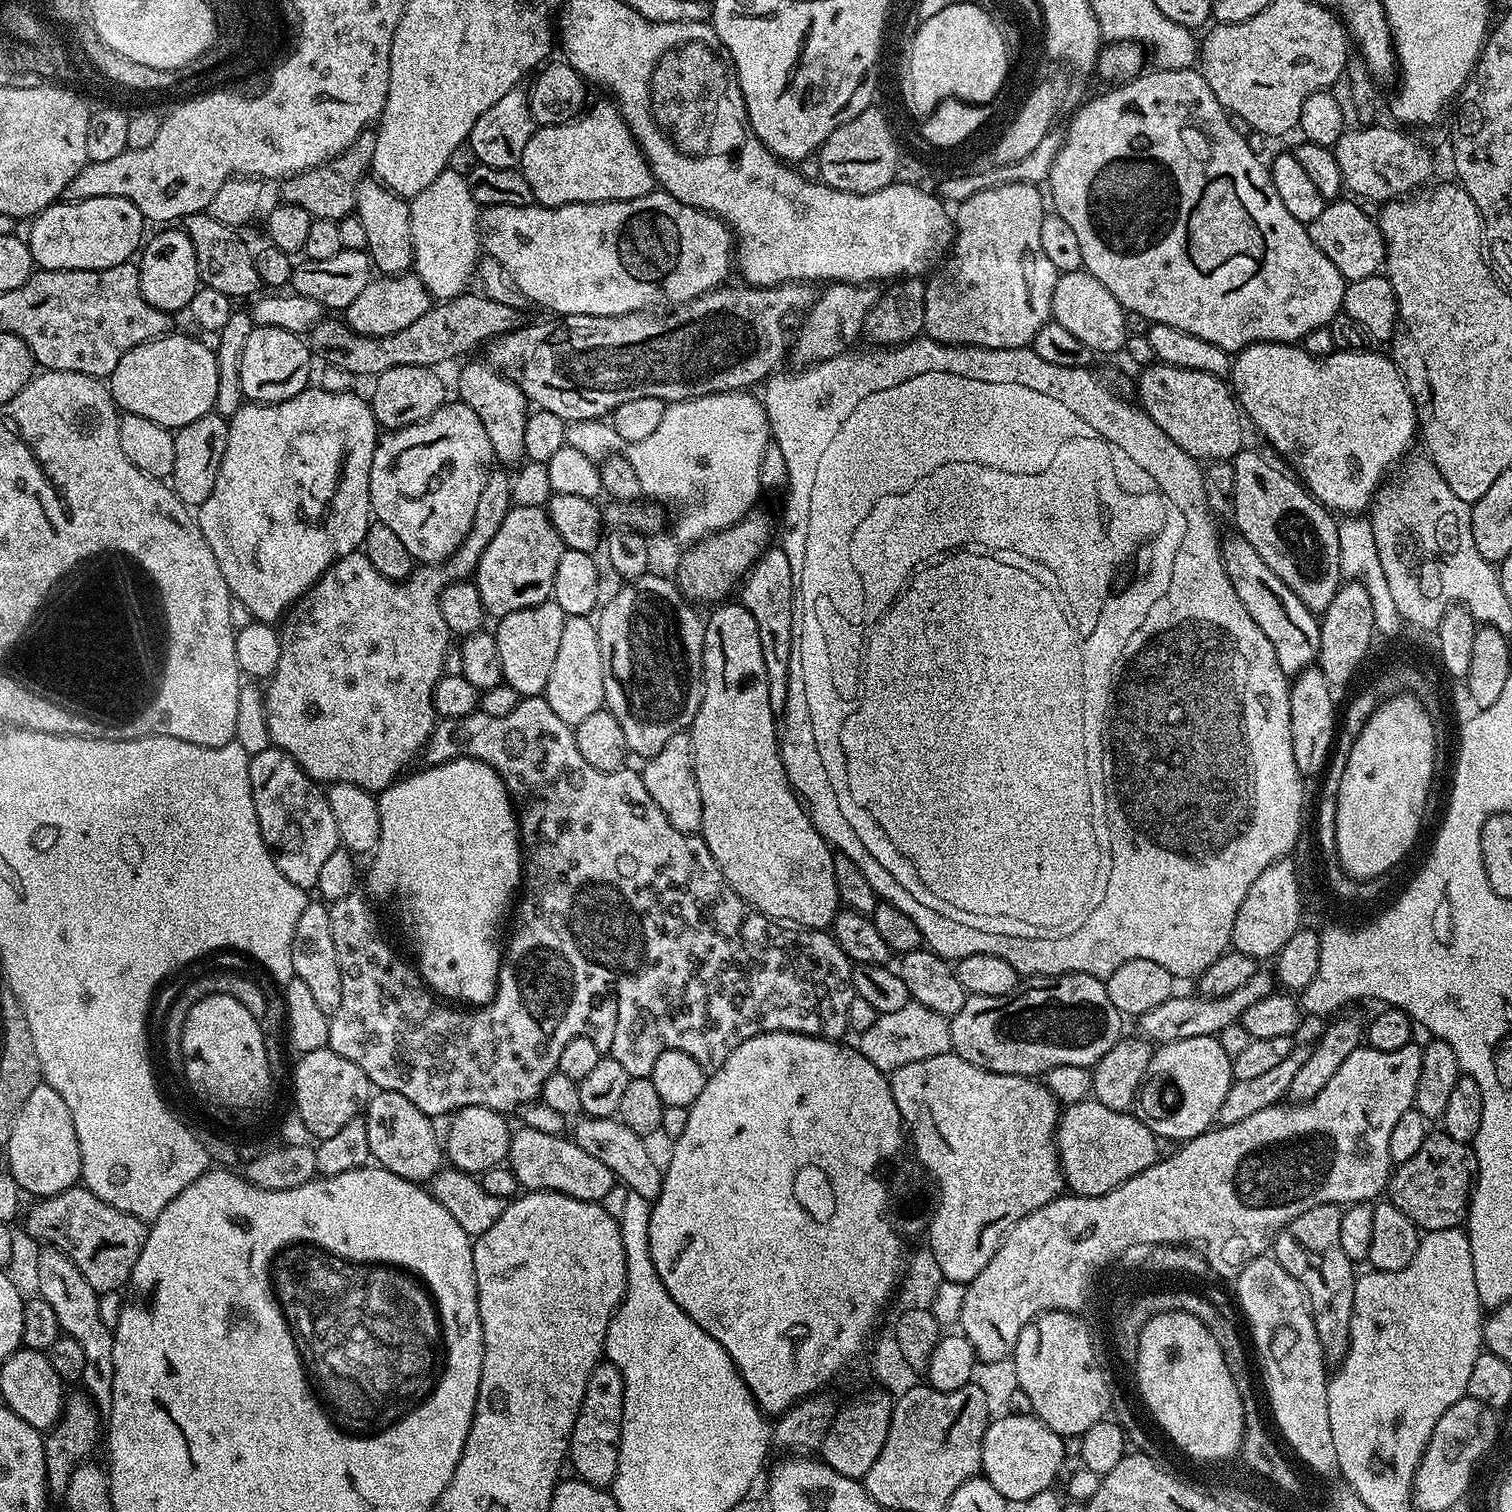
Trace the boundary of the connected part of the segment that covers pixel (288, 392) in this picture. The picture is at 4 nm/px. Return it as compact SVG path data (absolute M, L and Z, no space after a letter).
M253 327L250 338L246 338L246 346L242 346L240 381L245 401L253 404L277 404L286 398L294 398L309 387L311 380L308 379L312 376L312 360L314 361L314 353L311 347L297 333L281 328Z

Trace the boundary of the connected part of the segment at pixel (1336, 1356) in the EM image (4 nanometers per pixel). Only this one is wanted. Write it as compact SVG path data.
M1339 1204L1314 1206L1306 1214L1298 1214L1276 1236L1274 1259L1300 1283L1308 1298L1308 1309L1314 1318L1314 1330L1318 1330L1318 1342L1328 1362L1339 1362L1348 1354L1350 1318L1354 1302L1354 1286L1357 1273L1352 1272L1354 1261L1346 1258L1342 1250L1342 1238L1338 1234L1342 1222Z

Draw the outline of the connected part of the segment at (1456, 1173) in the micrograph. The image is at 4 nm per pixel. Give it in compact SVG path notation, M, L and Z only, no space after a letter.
M1429 1134L1414 1158L1395 1165L1388 1177L1387 1199L1424 1232L1459 1228L1467 1221L1476 1174L1476 1153L1468 1144L1443 1134Z

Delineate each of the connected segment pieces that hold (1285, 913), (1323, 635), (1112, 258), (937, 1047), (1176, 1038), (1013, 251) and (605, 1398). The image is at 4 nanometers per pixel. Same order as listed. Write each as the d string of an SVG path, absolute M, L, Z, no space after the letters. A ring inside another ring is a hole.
M1291 859L1276 860L1262 874L1258 874L1254 886L1246 894L1238 914L1234 918L1231 947L1235 951L1254 958L1257 962L1279 956L1282 946L1290 942L1295 932L1301 931L1301 896L1296 865Z
M1359 582L1341 583L1334 594L1334 602L1326 606L1319 617L1320 621L1320 655L1318 666L1329 684L1344 684L1360 668L1360 663L1368 656L1372 648L1372 636L1376 632L1374 606L1366 586Z
M1162 68L1145 71L1135 80L1109 89L1109 92L1093 100L1085 99L1079 105L1081 108L1073 116L1068 133L1063 133L1060 149L1046 181L1046 187L1052 191L1051 207L1062 218L1066 218L1066 223L1078 237L1083 271L1098 278L1098 282L1102 282L1102 286L1106 286L1106 290L1118 298L1125 313L1142 314L1142 318L1152 324L1174 326L1186 334L1194 334L1194 338L1214 342L1214 346L1222 346L1222 350L1230 354L1249 348L1252 344L1294 344L1303 341L1310 330L1328 327L1344 307L1345 278L1338 266L1334 266L1334 262L1330 262L1330 258L1326 258L1326 254L1314 246L1306 225L1298 222L1298 218L1286 210L1282 198L1278 198L1278 190L1274 190L1272 173L1265 161L1263 164L1256 157L1247 138L1235 128L1237 125L1230 119L1229 113L1218 102L1218 98L1214 98L1214 90L1206 86L1206 78L1192 68Z
M909 1002L901 1010L892 1014L879 1015L870 1029L859 1033L857 1049L878 1066L881 1072L888 1074L892 1070L918 1062L924 1058L938 1057L952 1049L951 1021L936 1011L921 1004Z
M1257 970L1254 978L1249 978L1245 984L1238 986L1238 990L1233 990L1225 996L1207 997L1199 994L1180 996L1180 994L1173 994L1166 1002L1162 1002L1162 1006L1154 1006L1154 1010L1146 1010L1146 1014L1138 1017L1139 1035L1156 1046L1170 1042L1182 1042L1182 1038L1219 1037L1220 1032L1226 1030L1226 1026L1240 1022L1240 1016L1247 1007L1262 1002L1262 998L1273 995L1273 992L1273 973Z
M997 184L959 201L950 255L924 285L927 339L969 348L1026 348L1033 343L1052 315L1058 275L1038 239L1046 211L1040 190L1034 184Z
M597 1364L586 1382L586 1394L578 1410L570 1441L570 1462L577 1477L596 1488L607 1489L616 1476L620 1457L622 1410L624 1409L624 1383L622 1374L614 1365Z

